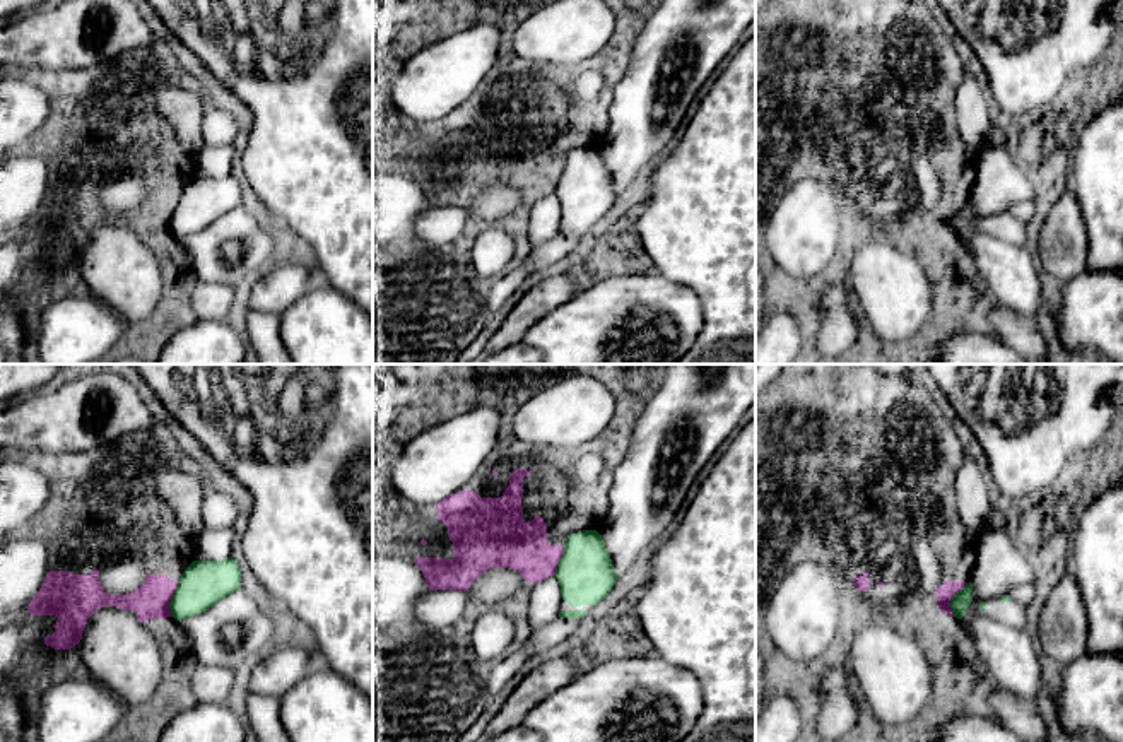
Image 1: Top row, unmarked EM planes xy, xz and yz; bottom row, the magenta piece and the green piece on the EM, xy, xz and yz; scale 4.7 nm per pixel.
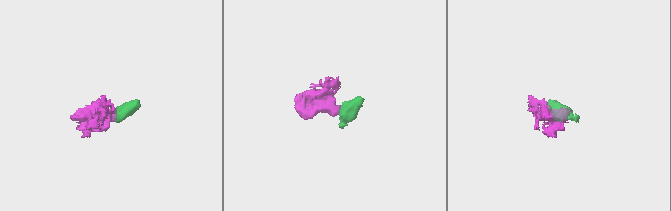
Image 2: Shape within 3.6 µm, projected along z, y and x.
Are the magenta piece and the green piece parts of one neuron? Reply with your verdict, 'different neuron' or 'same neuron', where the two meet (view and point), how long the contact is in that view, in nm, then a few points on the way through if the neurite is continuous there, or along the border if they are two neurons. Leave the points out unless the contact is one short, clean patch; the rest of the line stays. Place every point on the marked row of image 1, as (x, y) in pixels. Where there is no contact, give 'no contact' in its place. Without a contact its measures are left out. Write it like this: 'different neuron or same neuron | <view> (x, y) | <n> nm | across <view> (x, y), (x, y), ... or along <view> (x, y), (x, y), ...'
different neuron | yz (952, 597) | 170 nm | along yz (968, 583), (951, 600), (954, 616)

